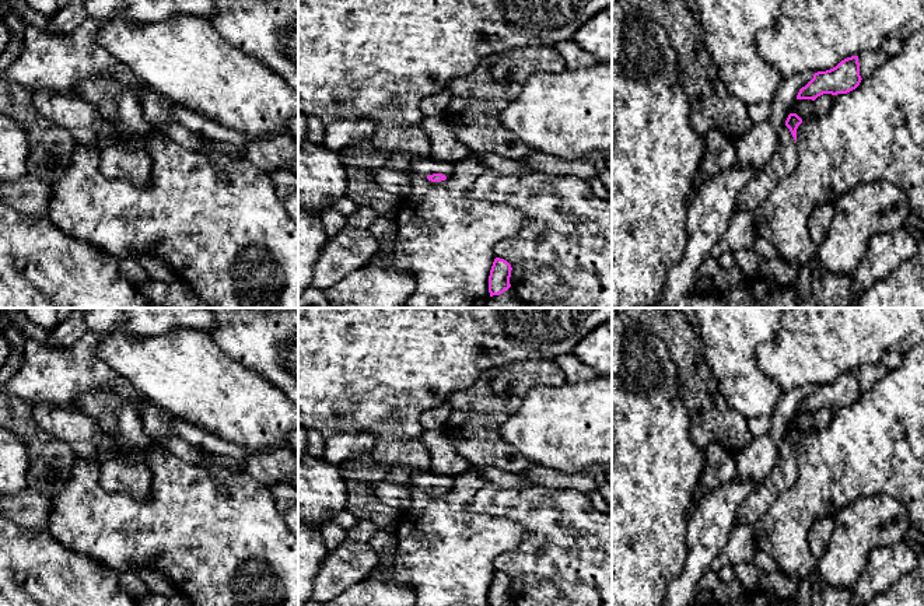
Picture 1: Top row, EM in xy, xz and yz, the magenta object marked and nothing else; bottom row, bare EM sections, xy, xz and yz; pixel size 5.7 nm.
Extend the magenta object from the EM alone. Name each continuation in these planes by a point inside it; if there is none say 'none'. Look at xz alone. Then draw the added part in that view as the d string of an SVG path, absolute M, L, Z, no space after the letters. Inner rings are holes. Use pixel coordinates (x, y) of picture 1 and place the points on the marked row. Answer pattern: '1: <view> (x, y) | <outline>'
1: xz (427, 165) | M431 157L417 158L412 162L410 167L419 175L433 175L433 174L442 174L447 178L454 172L454 164L447 161L437 161Z

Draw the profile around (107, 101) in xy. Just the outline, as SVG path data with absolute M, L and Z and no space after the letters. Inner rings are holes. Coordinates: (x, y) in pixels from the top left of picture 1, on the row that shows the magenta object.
M109 77L88 80L80 84L80 95L92 104L102 119L122 130L127 144L147 151L147 130L136 90Z

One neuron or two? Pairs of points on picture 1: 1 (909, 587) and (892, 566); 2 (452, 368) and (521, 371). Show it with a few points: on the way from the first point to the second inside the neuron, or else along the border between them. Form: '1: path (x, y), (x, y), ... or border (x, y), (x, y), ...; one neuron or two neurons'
1: border (909, 571), (882, 591); two neurons
2: border (515, 361), (490, 365), (469, 386), (458, 391); two neurons

